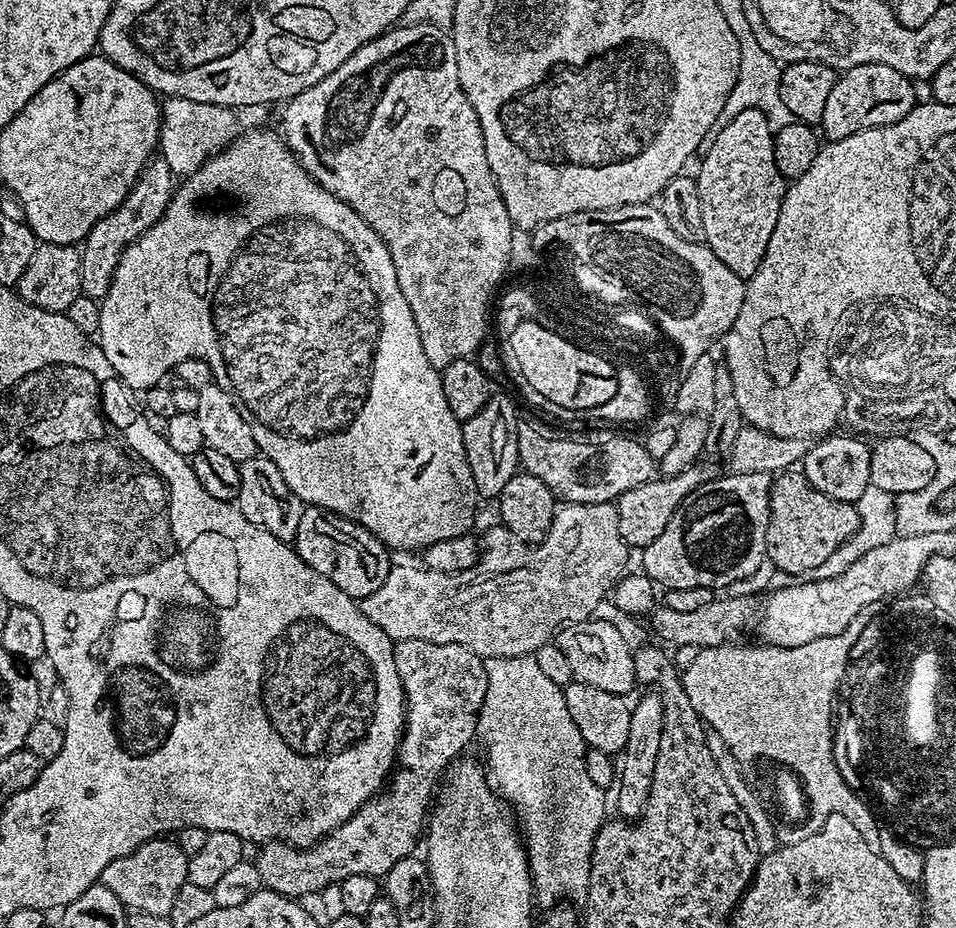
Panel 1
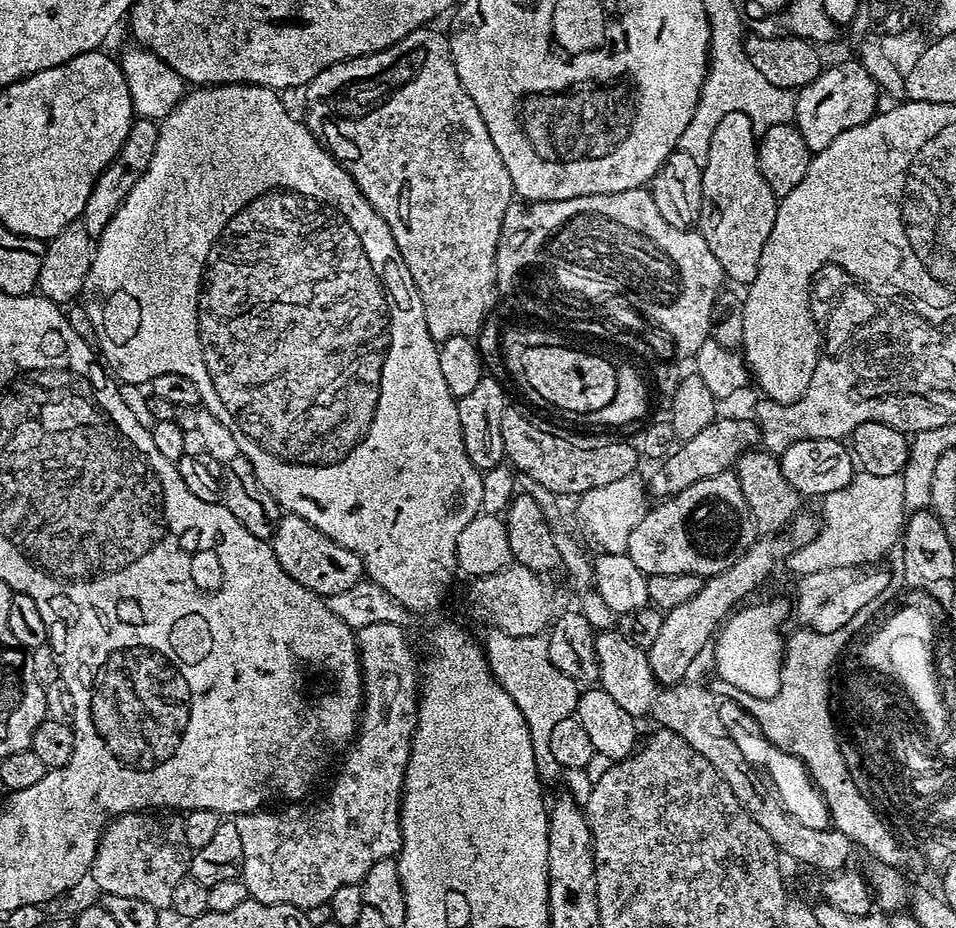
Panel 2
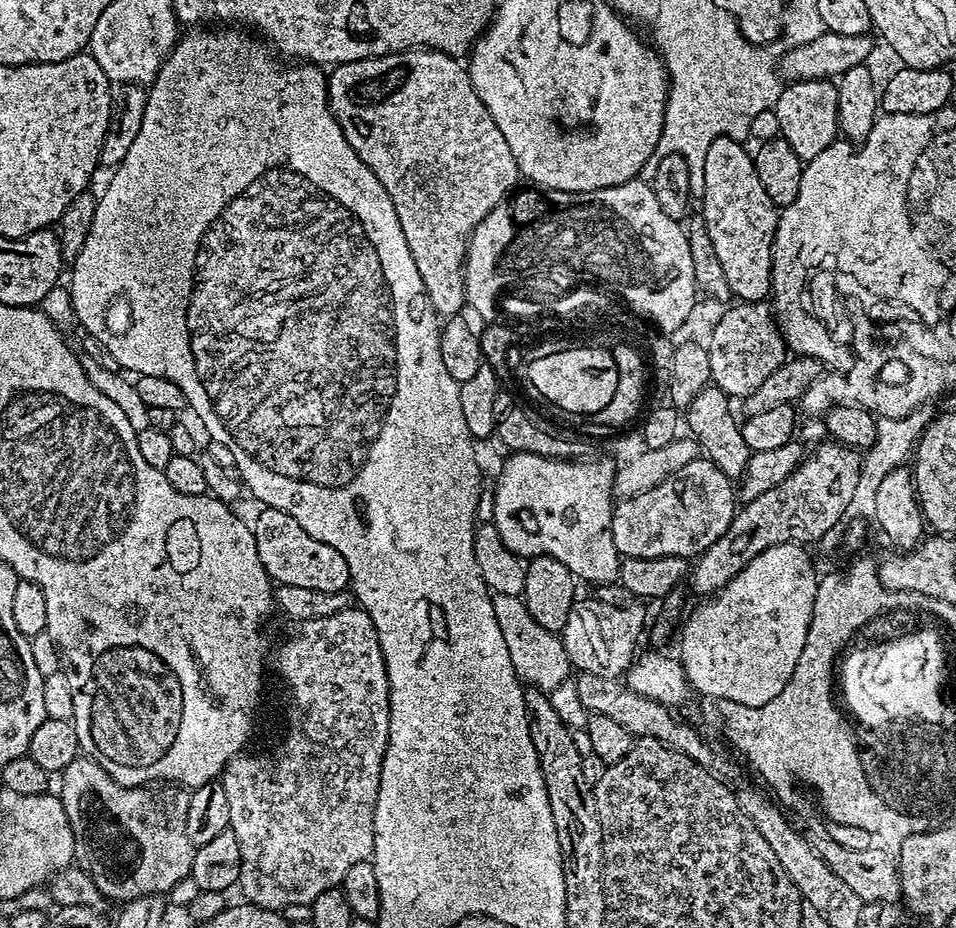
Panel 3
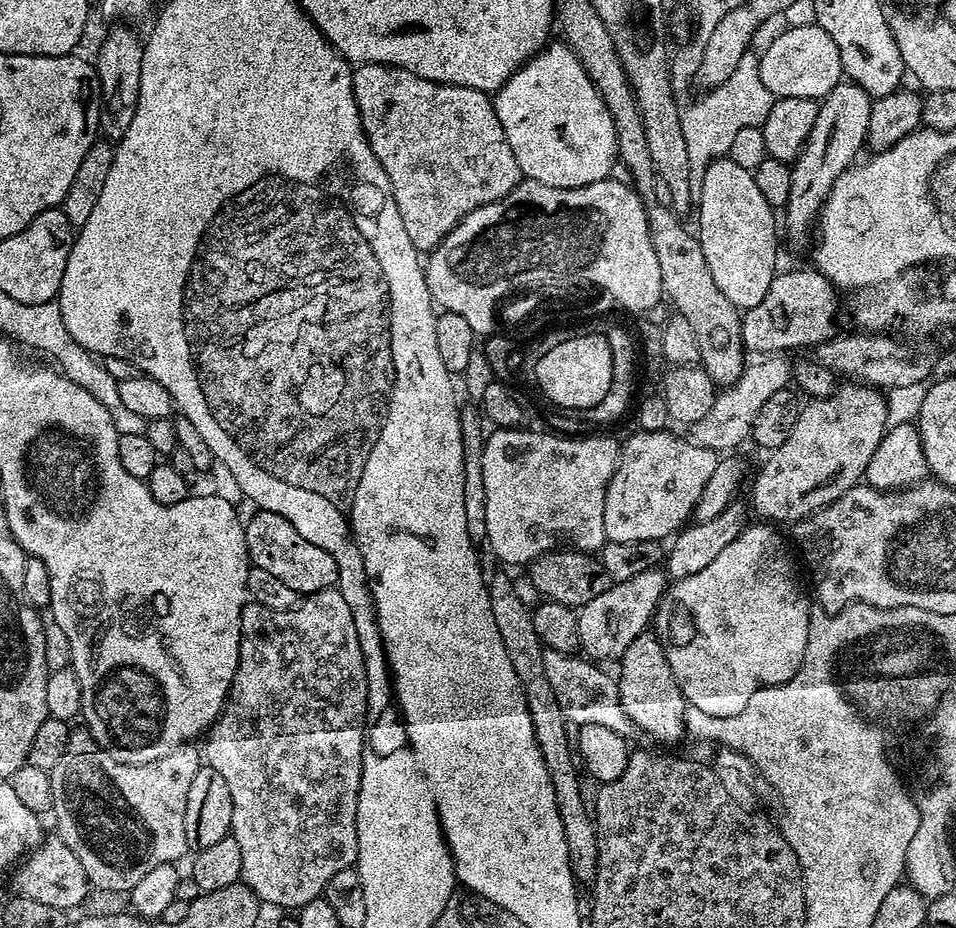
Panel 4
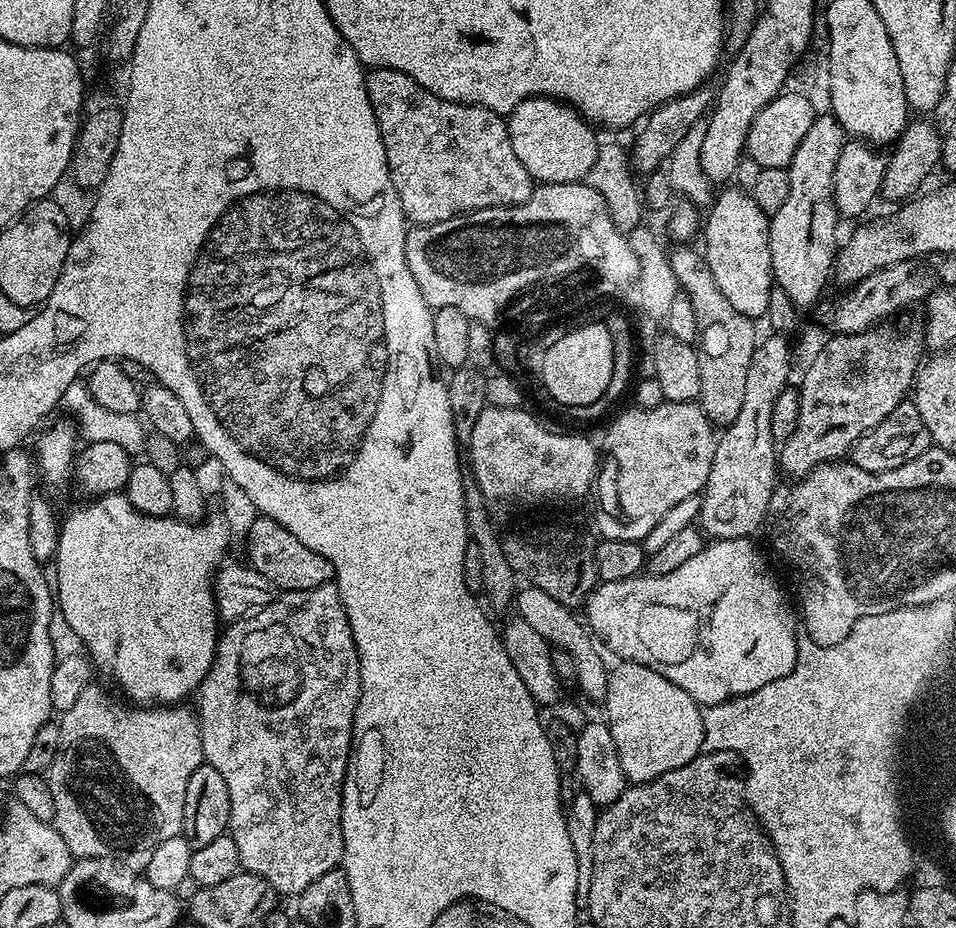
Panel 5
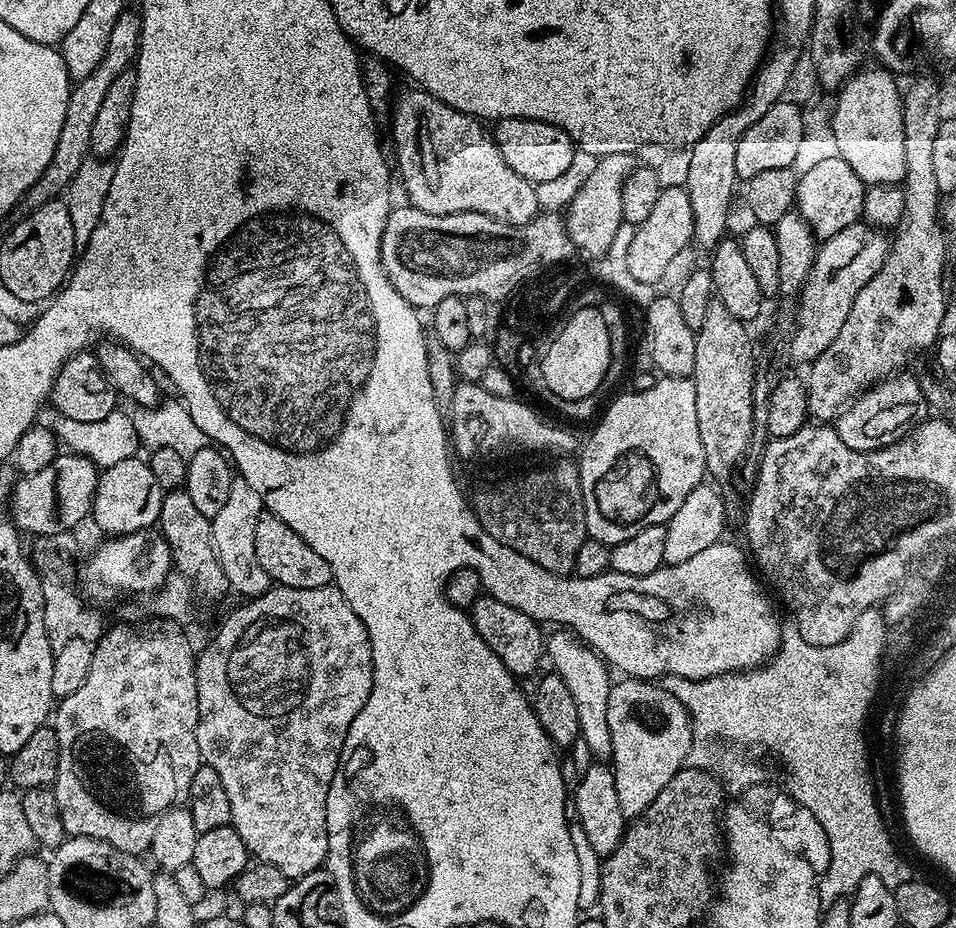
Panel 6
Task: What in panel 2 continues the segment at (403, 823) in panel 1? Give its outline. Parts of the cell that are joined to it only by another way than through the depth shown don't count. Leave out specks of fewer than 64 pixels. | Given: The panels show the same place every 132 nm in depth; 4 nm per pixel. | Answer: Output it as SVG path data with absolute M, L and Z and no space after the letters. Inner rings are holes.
M374 622L374 626L366 626L356 632L356 648L360 652L360 674L364 677L364 699L360 713L360 723L350 747L343 753L344 765L332 784L332 789L320 800L320 808L307 808L307 803L292 802L281 812L268 812L269 810L257 810L245 812L243 816L235 817L234 823L238 826L238 835L242 838L242 881L251 899L263 904L289 904L301 910L327 905L329 898L341 886L347 884L359 884L364 879L366 870L374 866L374 862L393 859L400 850L400 800L404 796L404 775L408 759L412 753L412 736L416 733L416 717L418 715L418 681L421 679L421 669L416 669L416 656L408 645L408 636L405 629L398 624L390 622Z

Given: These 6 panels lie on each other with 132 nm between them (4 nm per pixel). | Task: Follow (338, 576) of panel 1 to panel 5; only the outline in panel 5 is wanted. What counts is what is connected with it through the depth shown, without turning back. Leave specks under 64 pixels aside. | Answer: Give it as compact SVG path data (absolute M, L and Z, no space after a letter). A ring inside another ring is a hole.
M257 515L254 526L250 526L248 531L246 543L248 543L247 563L254 570L258 570L258 574L262 574L262 578L270 581L277 590L284 592L310 590L320 588L333 579L332 563L329 560L322 558L322 554L310 550L310 546L298 542L298 538L294 538L294 534L286 530L286 526L274 522L269 516Z

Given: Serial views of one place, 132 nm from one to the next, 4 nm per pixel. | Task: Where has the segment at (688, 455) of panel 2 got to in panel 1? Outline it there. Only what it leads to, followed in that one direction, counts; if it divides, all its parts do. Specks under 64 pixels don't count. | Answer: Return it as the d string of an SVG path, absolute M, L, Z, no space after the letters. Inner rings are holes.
M697 462L678 474L673 476L661 475L659 478L647 480L645 484L639 484L623 492L619 500L615 501L615 505L618 514L618 526L624 541L633 549L644 549L654 538L658 538L658 534L662 534L662 530L666 530L666 522L670 522L670 518L674 514L674 510L678 510L679 504L698 485L716 479L717 475L718 469L714 465Z

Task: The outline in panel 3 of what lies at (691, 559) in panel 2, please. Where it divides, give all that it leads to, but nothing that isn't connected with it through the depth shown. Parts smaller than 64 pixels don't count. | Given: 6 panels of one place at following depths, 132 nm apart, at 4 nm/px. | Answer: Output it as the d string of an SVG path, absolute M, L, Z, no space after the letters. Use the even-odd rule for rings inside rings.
M697 458L686 462L670 478L658 482L658 486L637 496L625 496L613 507L614 546L621 557L699 558L726 534L737 511L738 492L733 481L712 460Z

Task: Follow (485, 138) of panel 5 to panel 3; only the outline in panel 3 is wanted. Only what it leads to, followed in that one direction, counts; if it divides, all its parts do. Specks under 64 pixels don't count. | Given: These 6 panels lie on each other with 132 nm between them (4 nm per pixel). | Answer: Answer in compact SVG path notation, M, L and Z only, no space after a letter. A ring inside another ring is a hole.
M408 48L404 52L395 52L385 56L371 56L365 60L355 60L335 65L327 73L328 106L331 108L338 126L342 126L342 134L350 146L354 146L354 154L370 166L370 170L382 182L386 194L390 194L390 202L394 202L394 210L398 214L398 222L402 222L402 234L406 234L406 246L410 246L410 254L414 254L414 266L418 266L418 274L422 274L424 292L430 298L436 315L451 318L463 313L466 308L464 294L464 259L468 253L468 243L480 222L517 187L516 180L521 179L518 162L514 162L514 154L510 154L510 146L498 130L498 122L490 118L490 110L478 98L478 90L474 90L467 67L457 57L448 56L445 52L437 52L434 48Z

